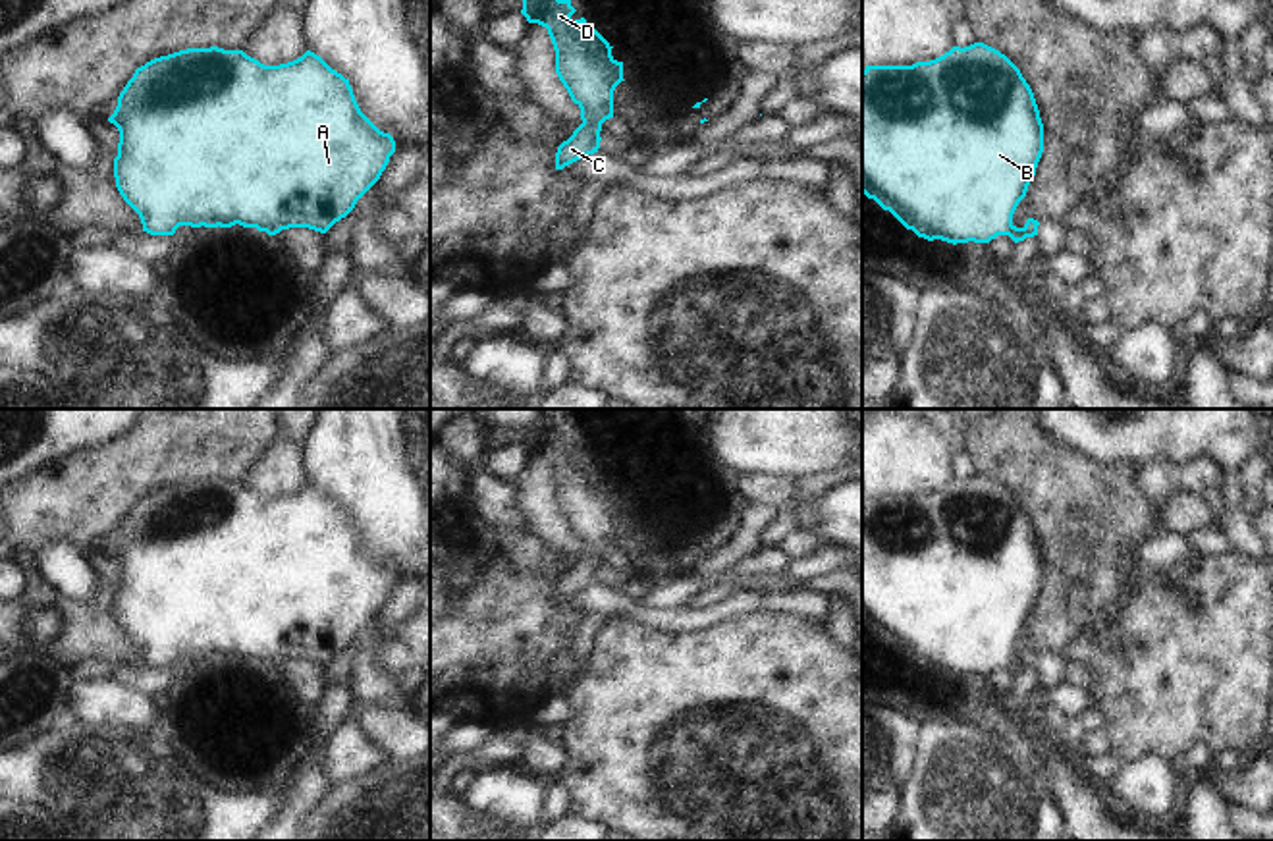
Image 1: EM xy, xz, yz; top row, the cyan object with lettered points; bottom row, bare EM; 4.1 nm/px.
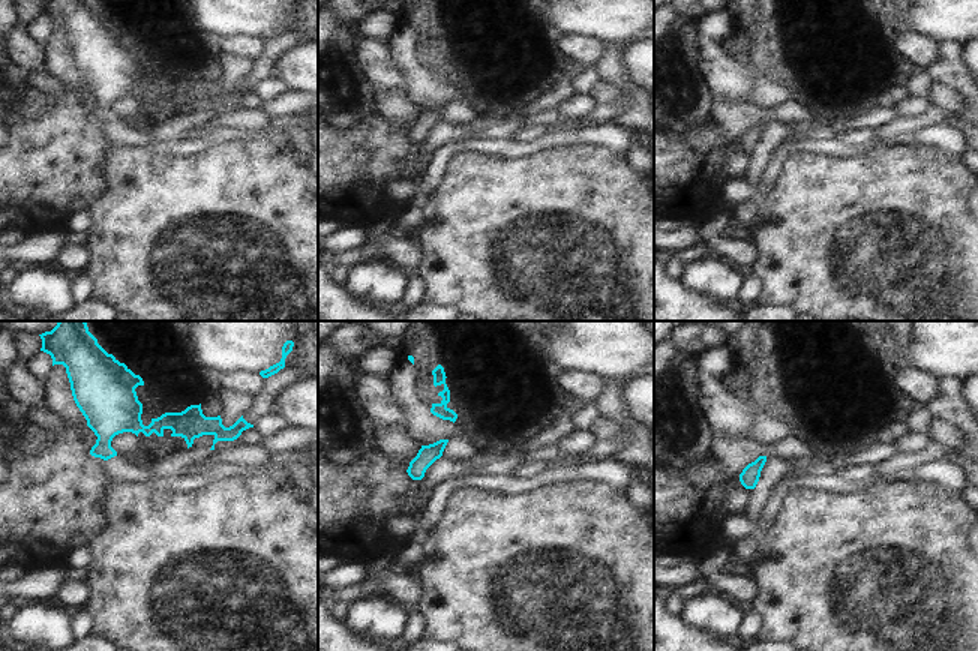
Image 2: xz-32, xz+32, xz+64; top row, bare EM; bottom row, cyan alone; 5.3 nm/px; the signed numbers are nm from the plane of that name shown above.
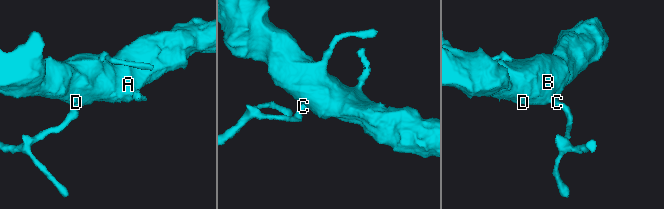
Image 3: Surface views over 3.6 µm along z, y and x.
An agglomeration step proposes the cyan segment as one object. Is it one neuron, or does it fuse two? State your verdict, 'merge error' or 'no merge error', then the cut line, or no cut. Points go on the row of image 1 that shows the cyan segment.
no merge error; no cut

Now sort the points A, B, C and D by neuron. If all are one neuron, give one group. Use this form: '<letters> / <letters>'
A B C D

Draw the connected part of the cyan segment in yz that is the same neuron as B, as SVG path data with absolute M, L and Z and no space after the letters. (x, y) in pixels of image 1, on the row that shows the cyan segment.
M974 42L912 66L866 66L862 71L862 193L889 210L907 230L928 241L989 243L1009 235L1015 243L1038 235L1040 222L1013 224L1043 152L1043 123L1034 93L1020 69L999 50Z

